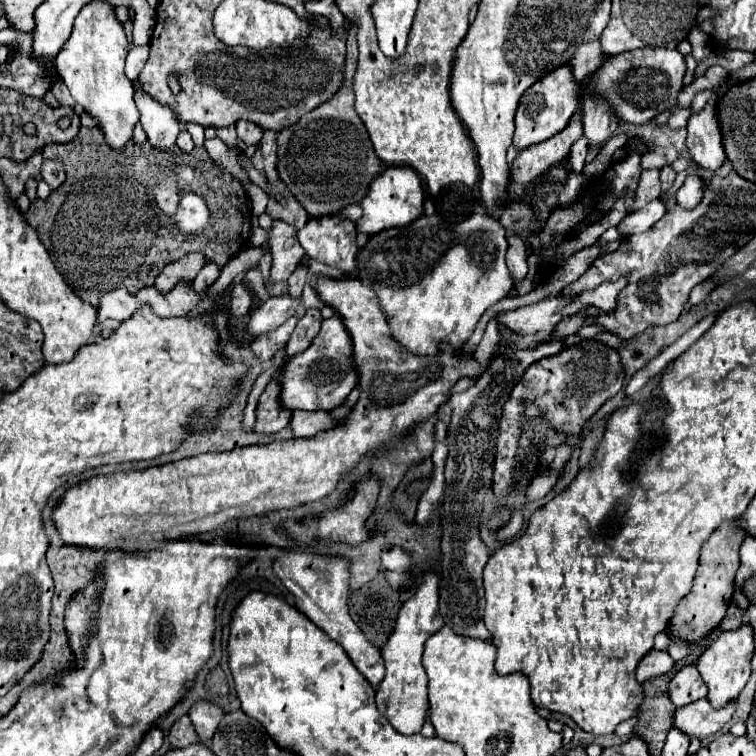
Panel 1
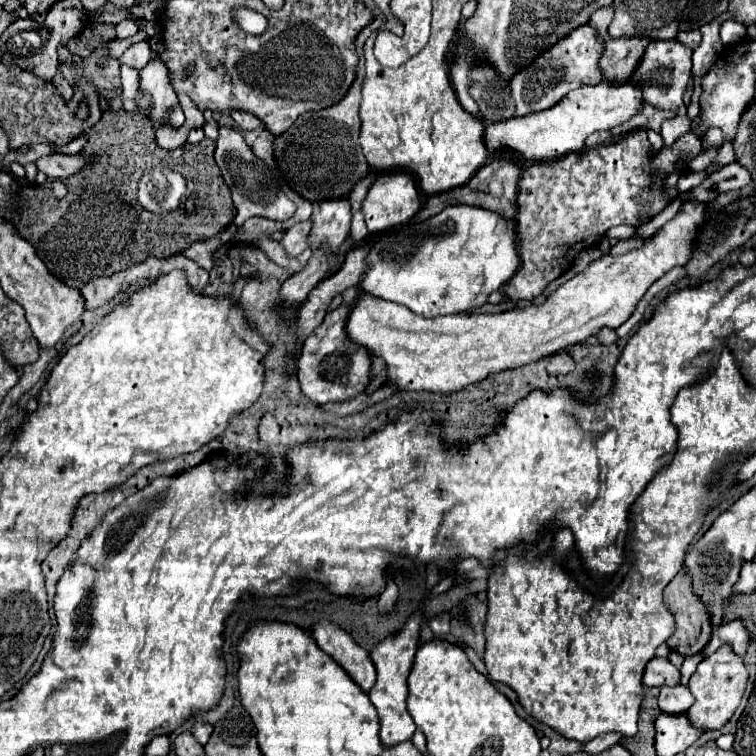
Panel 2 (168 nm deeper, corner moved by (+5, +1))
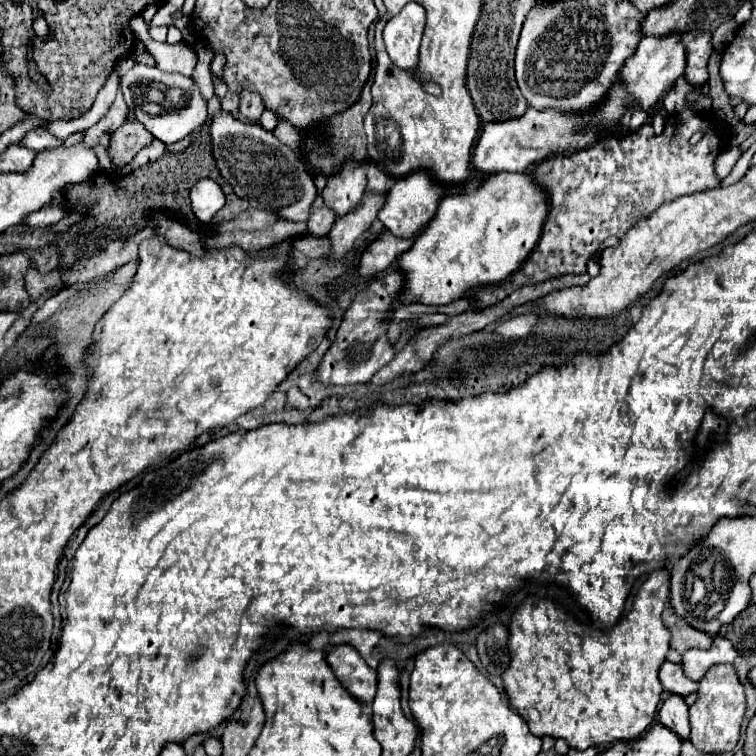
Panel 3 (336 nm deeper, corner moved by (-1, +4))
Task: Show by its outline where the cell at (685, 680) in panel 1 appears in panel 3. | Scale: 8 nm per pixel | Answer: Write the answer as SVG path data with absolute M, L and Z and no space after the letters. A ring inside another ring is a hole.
M672 693L660 713L658 713L658 721L662 725L666 725L668 729L676 731L682 739L688 739L688 733L690 733L690 723L688 723L688 705L686 705L686 699L684 697L678 697L676 693Z

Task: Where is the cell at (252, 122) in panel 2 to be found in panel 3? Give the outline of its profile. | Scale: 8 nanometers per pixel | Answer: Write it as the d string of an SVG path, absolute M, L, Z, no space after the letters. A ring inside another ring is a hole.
M240 93L240 113L248 119L248 121L254 121L258 123L262 113L264 113L264 103L262 99L256 95L256 93Z

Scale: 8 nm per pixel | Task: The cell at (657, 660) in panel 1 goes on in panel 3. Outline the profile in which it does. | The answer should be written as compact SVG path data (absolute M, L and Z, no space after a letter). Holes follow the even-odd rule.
M664 661L662 667L660 667L658 677L660 677L660 683L662 683L662 687L664 687L666 691L678 693L678 695L682 695L682 697L686 697L688 693L692 693L692 691L698 689L698 685L684 675L682 665L678 665L678 663Z

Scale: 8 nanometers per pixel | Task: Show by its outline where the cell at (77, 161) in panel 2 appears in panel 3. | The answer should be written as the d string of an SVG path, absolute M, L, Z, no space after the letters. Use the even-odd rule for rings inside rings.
M124 123L114 131L106 153L110 157L112 167L128 165L136 153L152 143L152 133L142 123Z

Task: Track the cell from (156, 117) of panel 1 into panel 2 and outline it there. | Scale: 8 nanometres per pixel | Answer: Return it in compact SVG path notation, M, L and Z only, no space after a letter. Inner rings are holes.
M154 56L142 70L140 70L140 86L144 90L150 92L152 100L154 100L154 114L152 120L156 124L164 124L164 116L166 110L170 110L172 106L178 104L176 92L170 84L170 72L166 68L166 64L162 64L160 56Z

